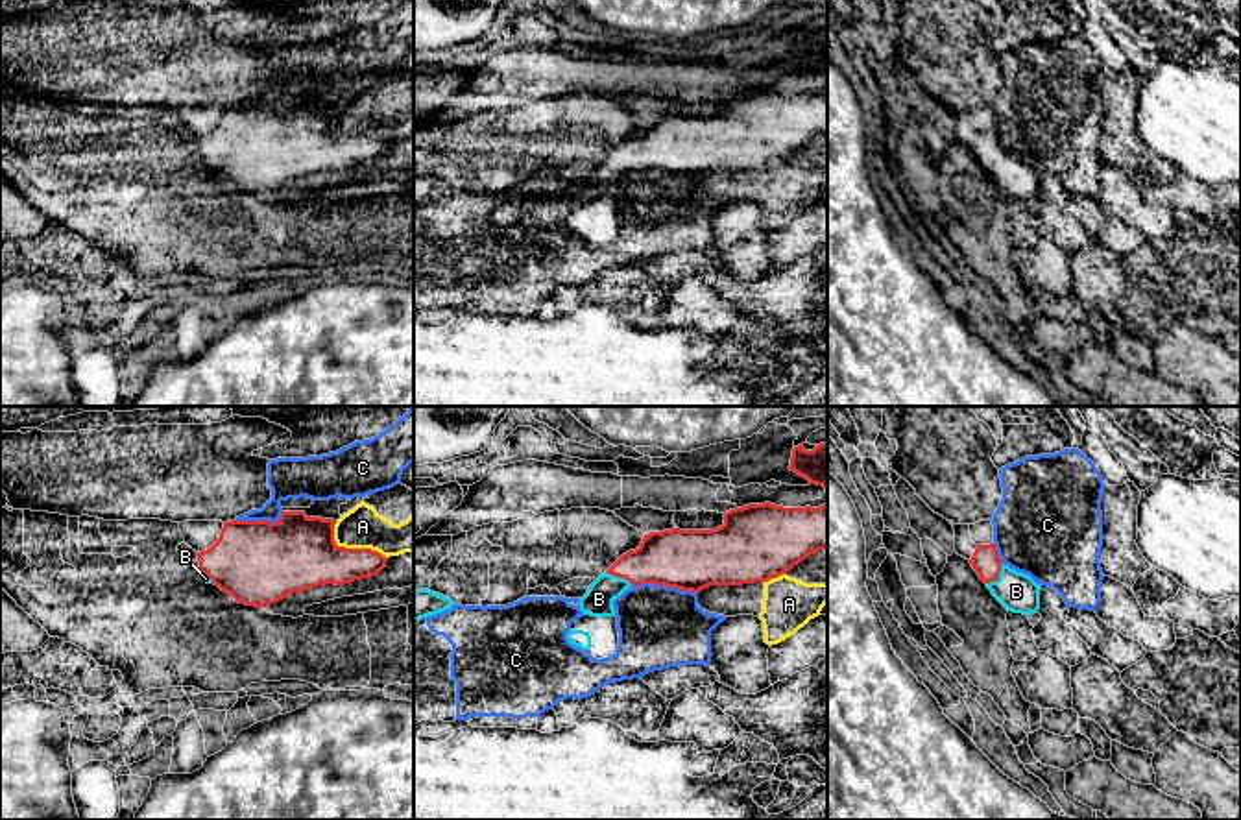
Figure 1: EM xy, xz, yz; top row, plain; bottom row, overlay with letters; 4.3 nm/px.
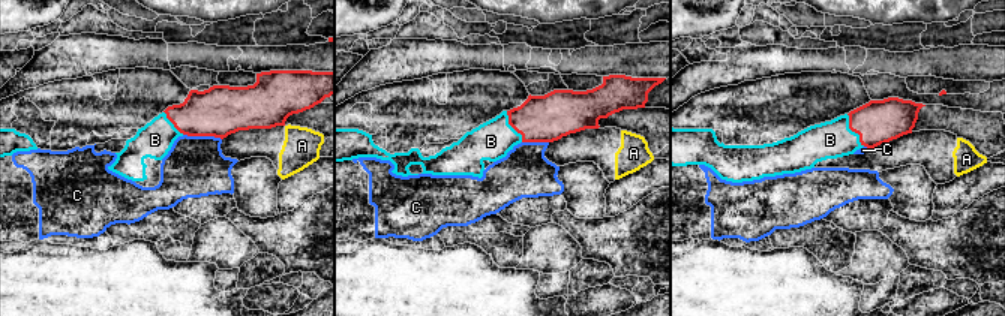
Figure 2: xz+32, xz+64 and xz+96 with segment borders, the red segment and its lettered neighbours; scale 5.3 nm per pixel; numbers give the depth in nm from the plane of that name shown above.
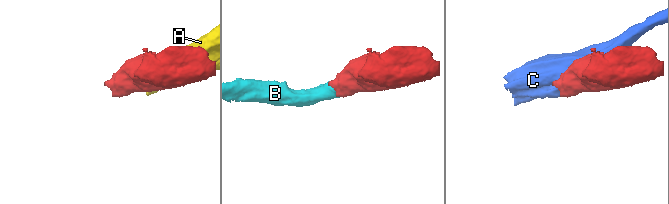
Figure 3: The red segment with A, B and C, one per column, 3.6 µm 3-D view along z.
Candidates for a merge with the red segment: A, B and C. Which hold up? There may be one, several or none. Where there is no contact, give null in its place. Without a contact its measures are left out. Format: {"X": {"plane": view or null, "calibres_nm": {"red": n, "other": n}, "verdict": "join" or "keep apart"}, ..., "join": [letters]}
{"A": {"plane": "xy", "calibres_nm": {"red": 320, "other": 180}, "verdict": "keep apart"}, "B": {"plane": "yz", "calibres_nm": {"red": 120, "other": 170}, "verdict": "join"}, "C": {"plane": "xz", "calibres_nm": {"red": 280, "other": 360}, "verdict": "keep apart"}, "join": ["B"]}

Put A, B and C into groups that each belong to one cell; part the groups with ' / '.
A / B / C

